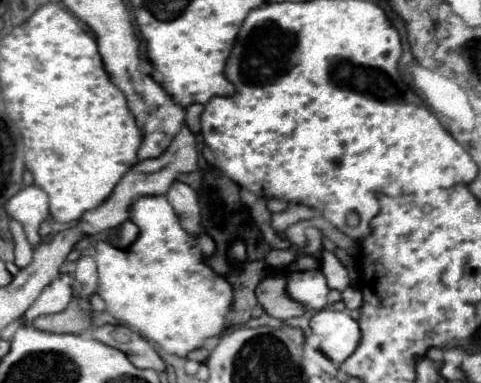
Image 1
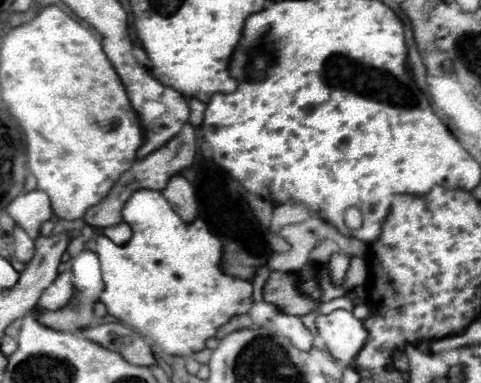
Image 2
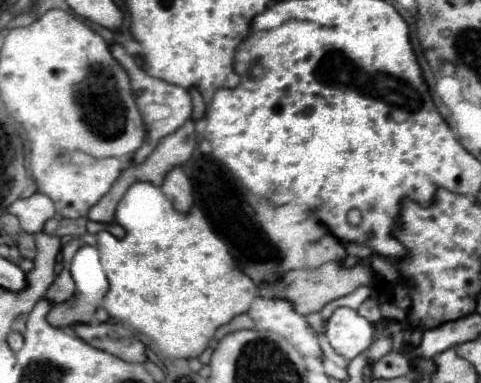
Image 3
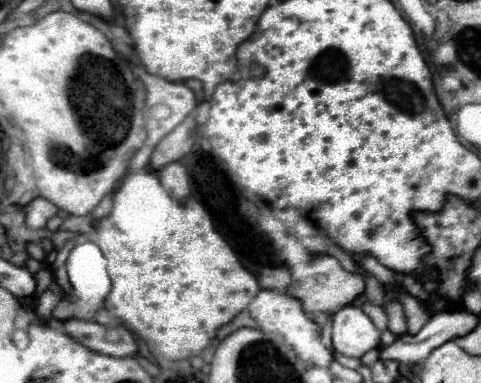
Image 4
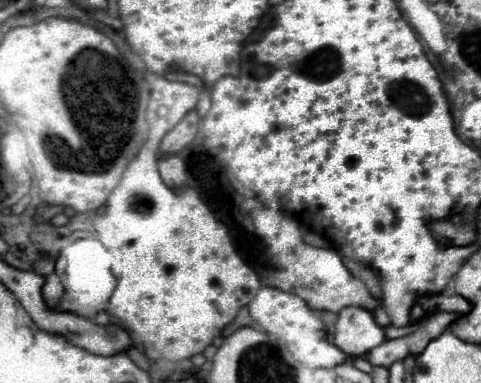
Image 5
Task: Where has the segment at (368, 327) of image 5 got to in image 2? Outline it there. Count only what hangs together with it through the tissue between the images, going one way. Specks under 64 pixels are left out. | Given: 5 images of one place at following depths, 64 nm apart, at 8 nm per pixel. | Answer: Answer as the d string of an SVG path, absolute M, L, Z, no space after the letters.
M334 310L330 314L320 314L316 318L318 334L324 338L326 348L338 362L352 362L358 350L364 346L368 332L362 320L354 318L348 310Z

